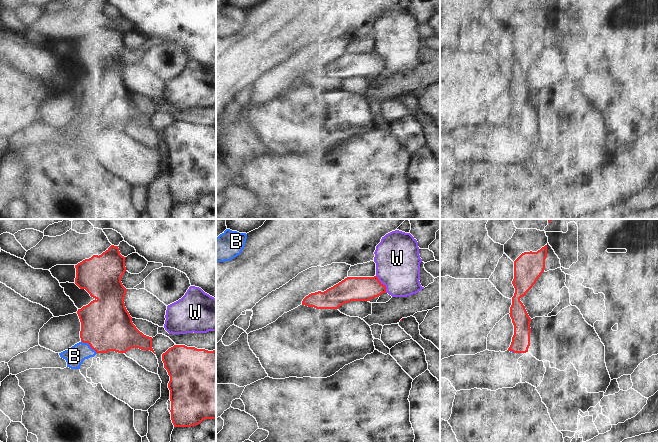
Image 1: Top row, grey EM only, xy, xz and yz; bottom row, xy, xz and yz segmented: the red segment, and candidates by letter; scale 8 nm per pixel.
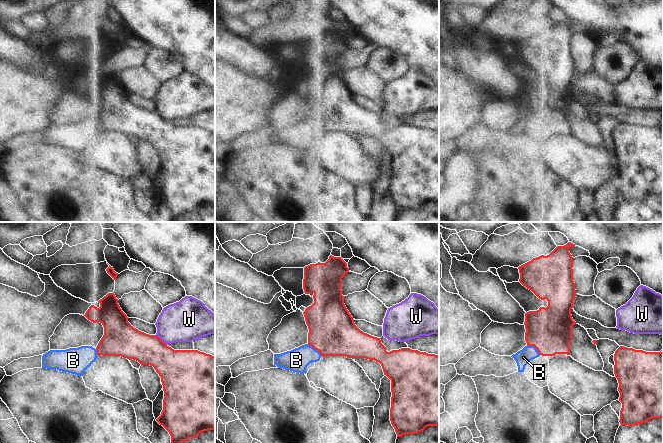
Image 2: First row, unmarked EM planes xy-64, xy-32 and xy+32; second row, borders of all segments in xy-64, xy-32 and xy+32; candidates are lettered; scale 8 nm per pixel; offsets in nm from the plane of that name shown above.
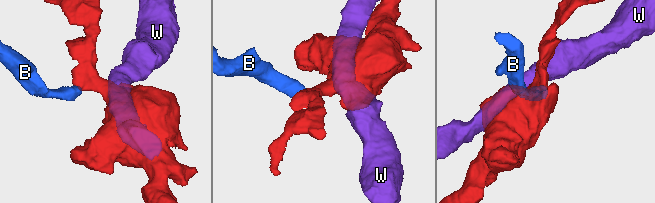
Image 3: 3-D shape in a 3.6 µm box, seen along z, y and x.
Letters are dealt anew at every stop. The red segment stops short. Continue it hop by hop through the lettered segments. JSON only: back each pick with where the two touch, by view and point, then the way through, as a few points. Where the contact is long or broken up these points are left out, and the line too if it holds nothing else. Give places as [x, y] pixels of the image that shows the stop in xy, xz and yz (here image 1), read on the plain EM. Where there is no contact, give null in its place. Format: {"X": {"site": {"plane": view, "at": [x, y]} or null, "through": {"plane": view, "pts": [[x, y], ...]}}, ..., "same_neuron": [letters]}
{"B": {"site": {"plane": "xy", "at": [89, 120]}, "through": {"plane": "xy", "pts": [[106, 101], [89, 120], [74, 132]]}}, "same_neuron": ["B"]}

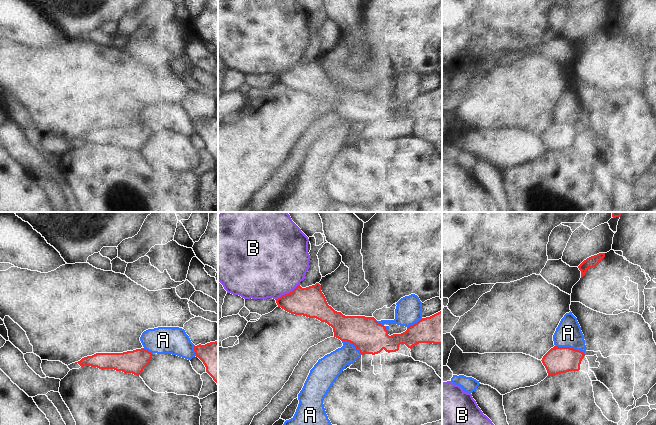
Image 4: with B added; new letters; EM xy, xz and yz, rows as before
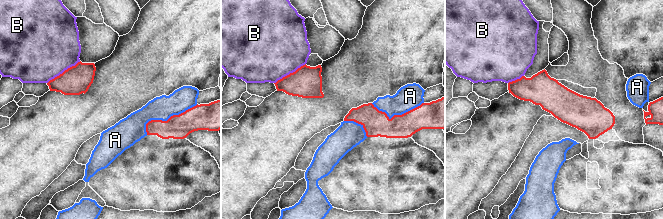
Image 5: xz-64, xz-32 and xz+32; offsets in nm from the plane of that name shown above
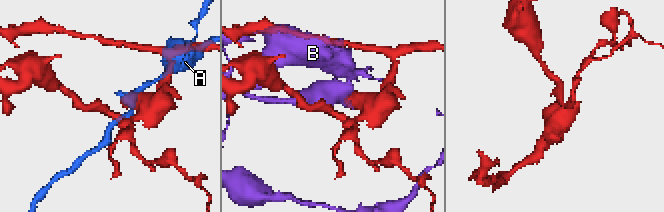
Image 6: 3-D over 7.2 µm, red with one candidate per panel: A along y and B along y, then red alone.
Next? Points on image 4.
{"same_neuron": []}

